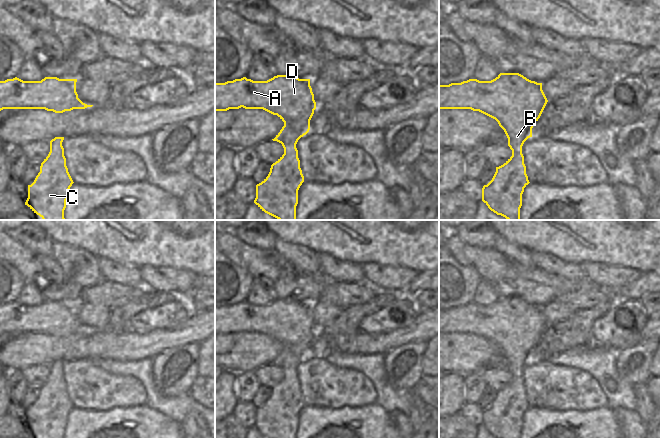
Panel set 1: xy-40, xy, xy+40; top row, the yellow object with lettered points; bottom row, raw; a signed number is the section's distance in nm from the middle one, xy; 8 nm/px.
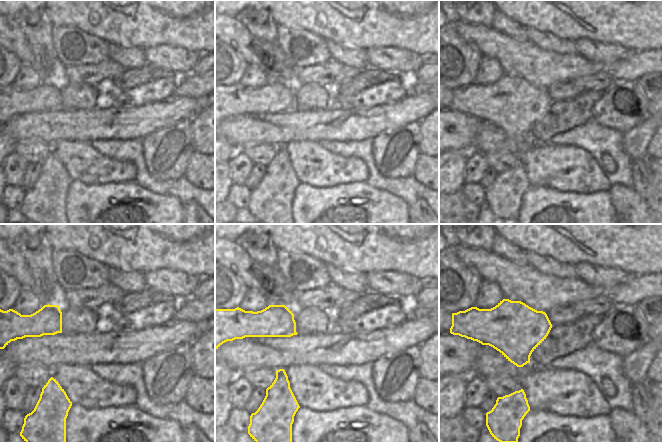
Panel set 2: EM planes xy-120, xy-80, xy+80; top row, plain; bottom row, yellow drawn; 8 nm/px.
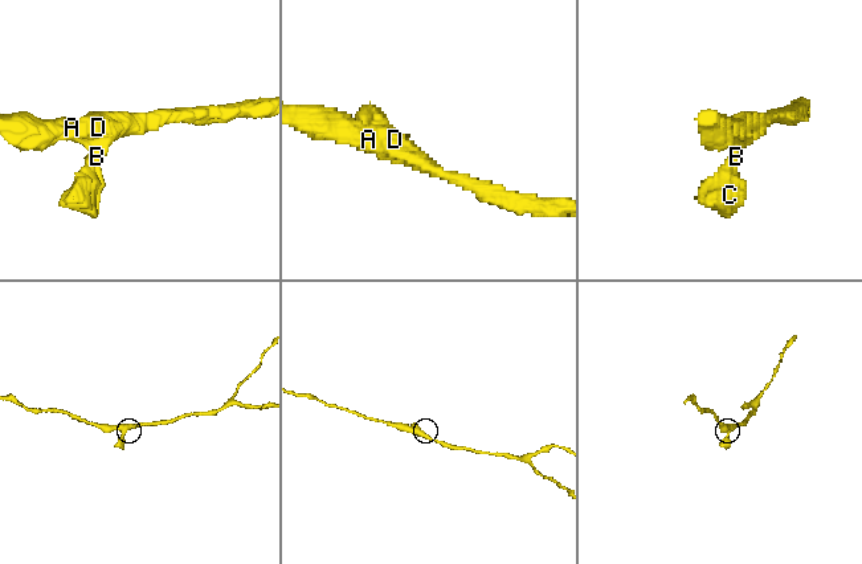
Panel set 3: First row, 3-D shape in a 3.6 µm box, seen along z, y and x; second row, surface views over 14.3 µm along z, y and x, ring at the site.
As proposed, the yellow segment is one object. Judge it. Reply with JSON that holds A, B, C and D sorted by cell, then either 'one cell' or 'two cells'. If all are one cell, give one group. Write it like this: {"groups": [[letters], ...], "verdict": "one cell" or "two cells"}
{"groups": [["A", "B", "C", "D"]], "verdict": "one cell"}

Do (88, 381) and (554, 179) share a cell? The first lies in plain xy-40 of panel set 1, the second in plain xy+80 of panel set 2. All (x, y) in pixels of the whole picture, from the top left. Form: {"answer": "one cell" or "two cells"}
{"answer": "one cell"}

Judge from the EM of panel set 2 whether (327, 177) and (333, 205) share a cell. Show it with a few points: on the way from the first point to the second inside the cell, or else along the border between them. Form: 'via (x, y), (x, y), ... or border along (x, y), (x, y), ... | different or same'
border along (306, 182), (313, 186), (334, 186), (352, 183) | different

